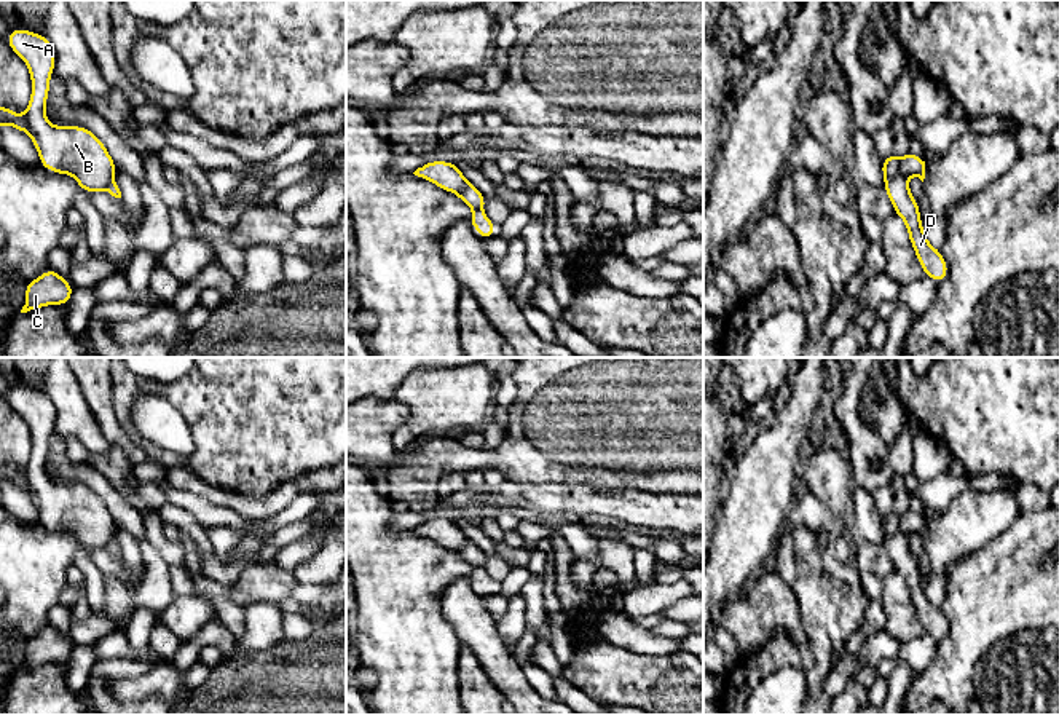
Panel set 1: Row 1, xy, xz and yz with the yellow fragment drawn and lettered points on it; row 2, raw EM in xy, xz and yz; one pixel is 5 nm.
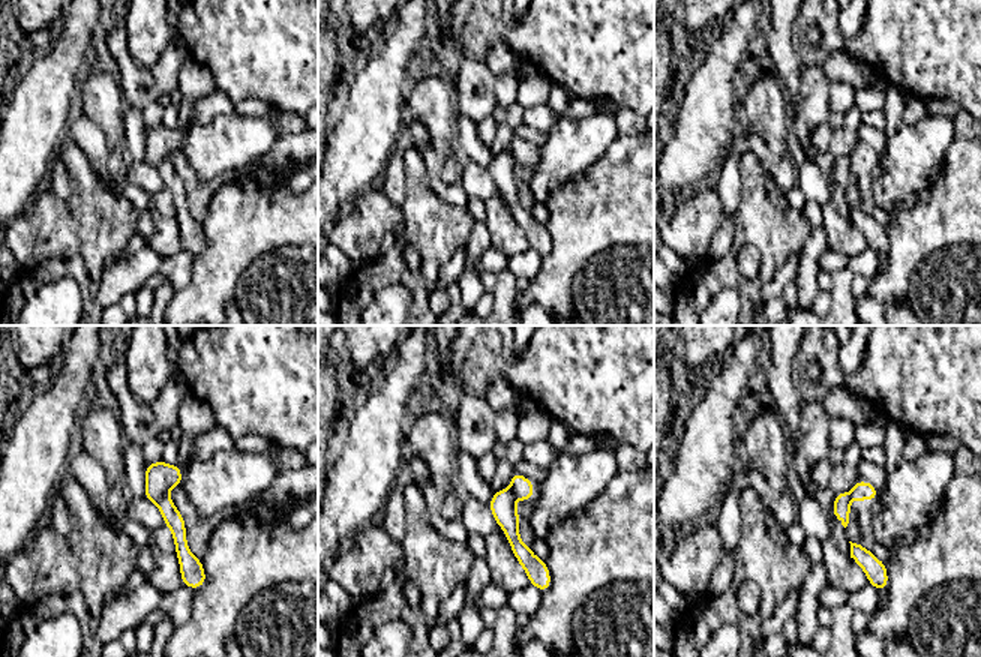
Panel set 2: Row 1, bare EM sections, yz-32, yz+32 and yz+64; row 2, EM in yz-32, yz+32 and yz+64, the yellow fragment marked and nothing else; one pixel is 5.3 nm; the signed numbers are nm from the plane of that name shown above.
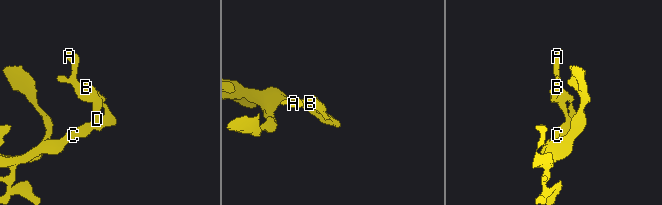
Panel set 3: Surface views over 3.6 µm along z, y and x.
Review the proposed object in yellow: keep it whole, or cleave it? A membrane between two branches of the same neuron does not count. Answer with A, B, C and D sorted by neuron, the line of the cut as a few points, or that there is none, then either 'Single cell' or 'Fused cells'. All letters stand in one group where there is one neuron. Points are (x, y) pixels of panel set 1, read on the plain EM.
Groups: A B / C D. Split along yz (906, 532), (897, 532), (885, 540). Fused cells

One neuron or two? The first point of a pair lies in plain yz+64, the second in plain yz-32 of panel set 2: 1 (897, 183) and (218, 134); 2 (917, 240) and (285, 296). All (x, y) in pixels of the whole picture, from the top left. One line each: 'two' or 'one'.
1: one
2: two

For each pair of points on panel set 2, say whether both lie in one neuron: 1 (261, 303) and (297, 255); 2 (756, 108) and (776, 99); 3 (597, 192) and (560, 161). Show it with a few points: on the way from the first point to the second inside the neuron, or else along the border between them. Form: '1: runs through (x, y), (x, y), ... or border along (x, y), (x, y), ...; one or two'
1: runs through (273, 291), (296, 267); one
2: runs through (761, 108), (771, 99); one
3: border along (605, 153), (584, 173), (558, 188), (551, 198); two

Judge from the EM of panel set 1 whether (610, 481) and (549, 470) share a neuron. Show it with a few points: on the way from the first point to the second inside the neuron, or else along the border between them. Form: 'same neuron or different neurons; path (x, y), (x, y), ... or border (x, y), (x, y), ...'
same neuron; path (595, 476), (563, 474)

